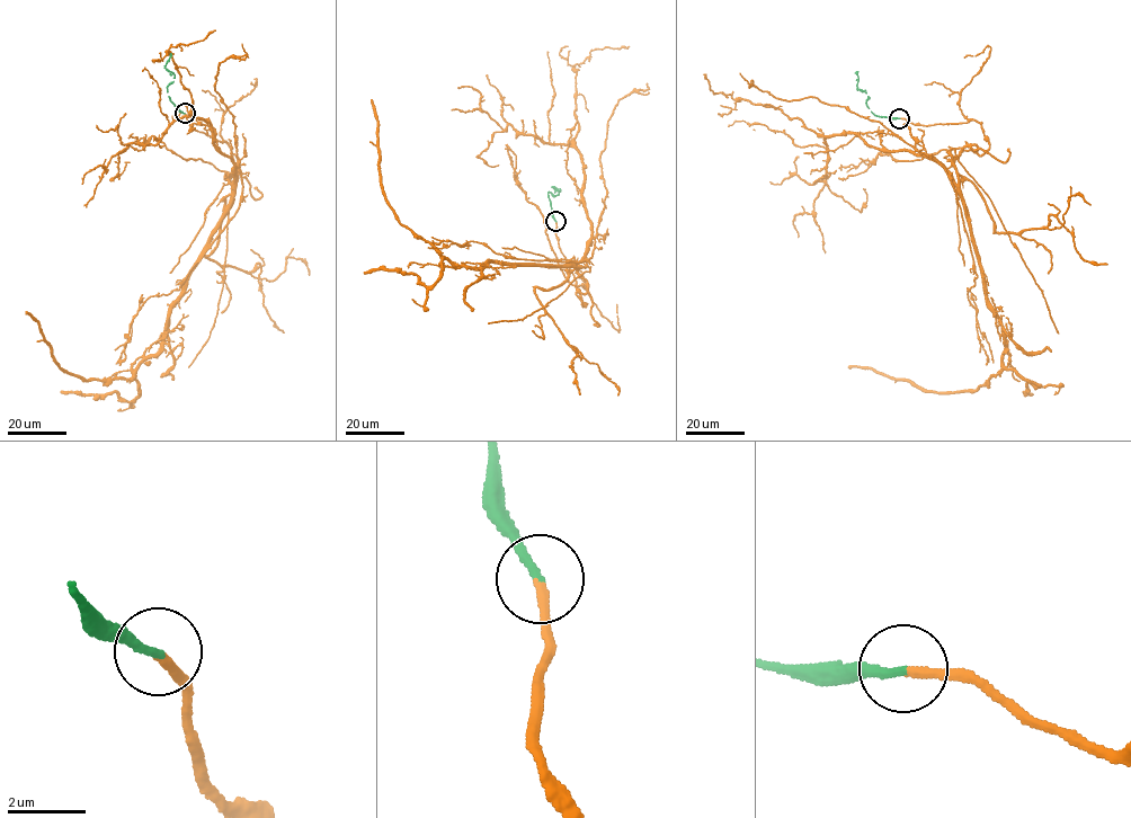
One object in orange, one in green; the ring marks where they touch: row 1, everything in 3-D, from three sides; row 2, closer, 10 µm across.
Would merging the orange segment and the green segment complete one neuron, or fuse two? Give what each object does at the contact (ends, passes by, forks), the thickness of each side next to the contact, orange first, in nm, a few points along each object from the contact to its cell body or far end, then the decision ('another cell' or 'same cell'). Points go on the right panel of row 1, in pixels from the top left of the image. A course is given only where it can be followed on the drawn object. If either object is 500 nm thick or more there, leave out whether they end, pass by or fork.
orange ends | green ends | 240/240 nm | orange via (899, 117), (982, 129), (987, 150), (967, 144), (952, 165), (1006, 348), (989, 381), (953, 392), (848, 366) | green via (899, 117), (879, 116), (871, 112), (866, 101), (867, 96), (857, 87), (856, 71) | same cell

